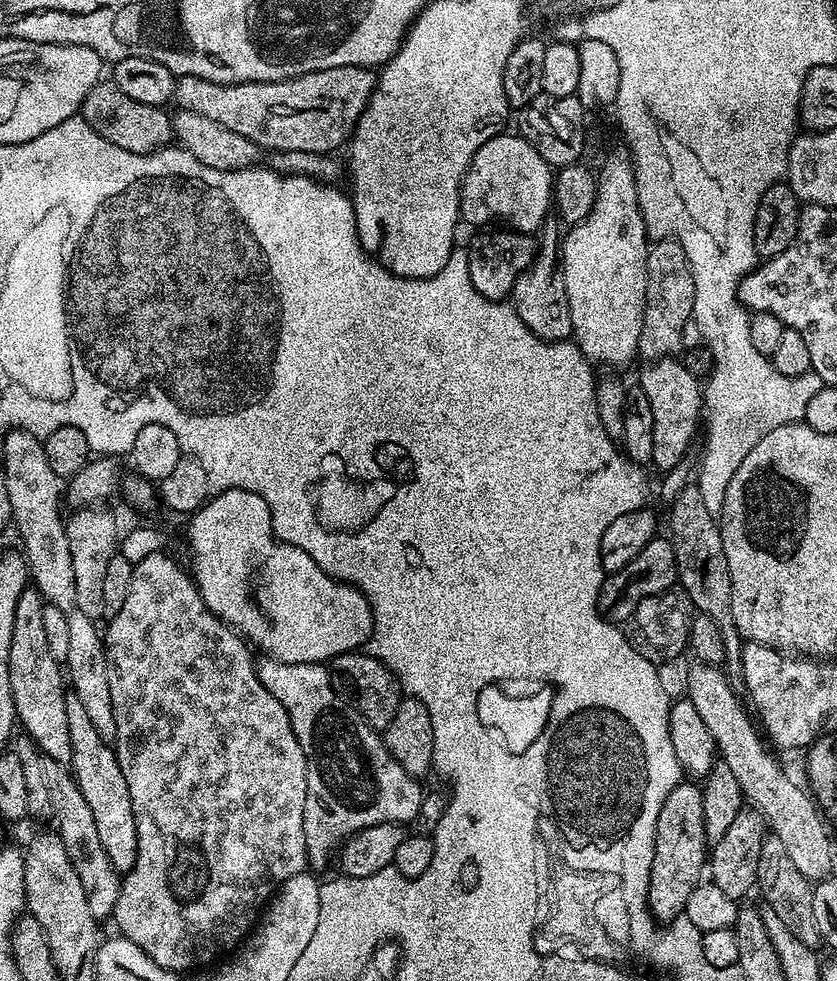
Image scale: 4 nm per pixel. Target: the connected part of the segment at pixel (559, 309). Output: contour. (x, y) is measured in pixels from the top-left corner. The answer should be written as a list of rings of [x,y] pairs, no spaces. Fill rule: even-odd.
[[[546,232],[539,237],[535,260],[517,276],[510,293],[510,303],[518,318],[522,318],[522,322],[526,322],[526,326],[538,338],[549,342],[568,340],[572,336],[570,302],[566,298],[563,275],[558,274],[558,236],[556,240],[554,233]]]

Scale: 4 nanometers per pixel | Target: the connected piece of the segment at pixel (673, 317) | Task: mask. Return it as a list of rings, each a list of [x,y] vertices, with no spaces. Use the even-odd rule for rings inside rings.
[[[674,239],[657,240],[649,247],[646,262],[646,294],[642,314],[642,334],[638,338],[638,356],[641,361],[667,360],[684,348],[682,326],[694,310],[694,278],[686,250]]]

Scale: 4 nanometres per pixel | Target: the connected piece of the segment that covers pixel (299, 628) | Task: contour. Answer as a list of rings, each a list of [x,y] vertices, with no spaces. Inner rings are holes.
[[[228,488],[225,492],[216,492],[189,520],[192,520],[188,524],[188,544],[192,547],[190,575],[196,581],[196,589],[199,590],[200,596],[206,602],[209,610],[219,620],[223,620],[229,628],[243,636],[245,641],[251,642],[253,645],[256,643],[271,659],[281,660],[287,664],[328,662],[333,656],[341,656],[343,652],[355,652],[361,646],[367,645],[368,638],[372,634],[372,607],[368,605],[368,600],[364,597],[363,592],[353,585],[337,582],[327,576],[318,566],[318,562],[314,562],[314,558],[310,558],[310,554],[306,554],[306,550],[302,550],[298,546],[290,546],[279,540],[274,535],[272,512],[268,509],[268,503],[261,496],[241,488]]]

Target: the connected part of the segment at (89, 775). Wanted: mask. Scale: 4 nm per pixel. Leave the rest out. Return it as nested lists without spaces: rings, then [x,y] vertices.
[[[68,690],[65,691],[64,697],[66,719],[70,722],[70,771],[76,779],[78,790],[82,790],[82,798],[86,798],[86,803],[94,813],[94,823],[98,825],[98,835],[113,870],[118,874],[129,872],[136,861],[138,830],[134,822],[134,806],[130,802],[130,790],[126,786],[126,778],[122,778],[122,766],[116,757],[116,749],[102,738],[102,734],[98,734],[98,730],[94,730],[94,725],[90,722],[78,694]]]

